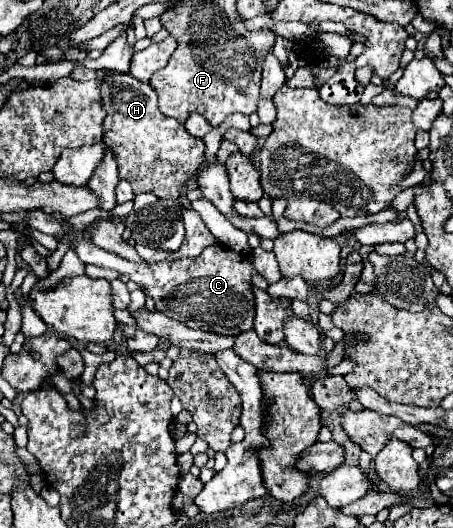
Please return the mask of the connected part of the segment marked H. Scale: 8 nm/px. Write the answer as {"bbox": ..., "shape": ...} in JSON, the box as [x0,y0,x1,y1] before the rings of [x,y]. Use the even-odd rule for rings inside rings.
{"bbox":[99,71,203,199],"shape":[[[105,71],[105,79],[99,83],[101,89],[101,105],[107,111],[103,121],[103,141],[113,151],[115,161],[119,165],[121,179],[129,181],[135,193],[155,193],[161,199],[177,199],[181,185],[195,173],[199,163],[203,161],[203,141],[187,135],[181,121],[173,117],[165,117],[157,107],[157,95],[149,83],[139,83],[131,79],[129,73]]]}

